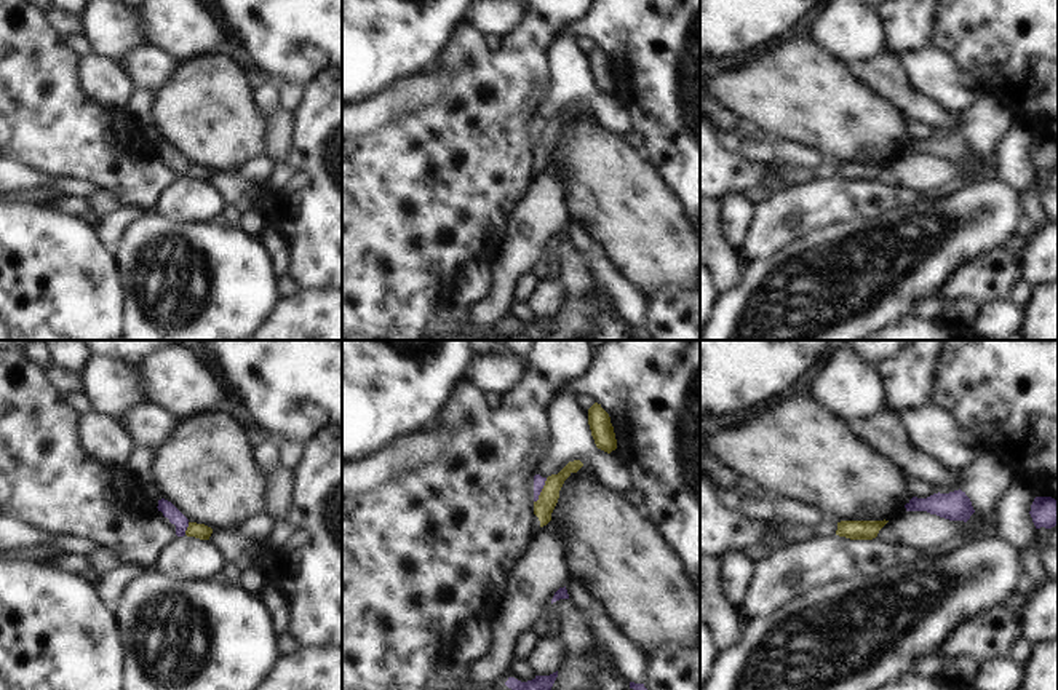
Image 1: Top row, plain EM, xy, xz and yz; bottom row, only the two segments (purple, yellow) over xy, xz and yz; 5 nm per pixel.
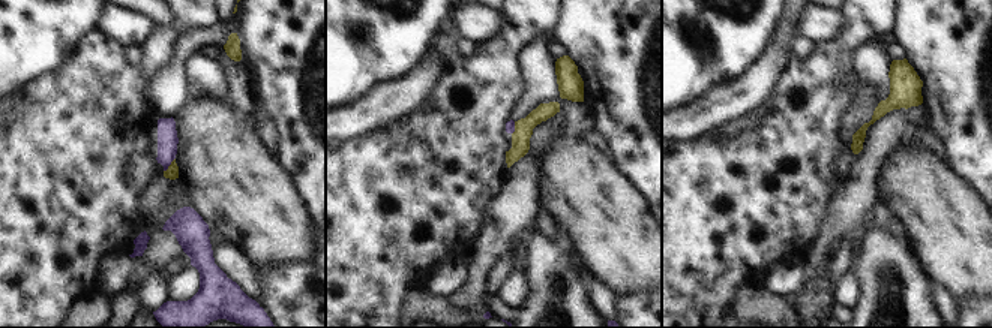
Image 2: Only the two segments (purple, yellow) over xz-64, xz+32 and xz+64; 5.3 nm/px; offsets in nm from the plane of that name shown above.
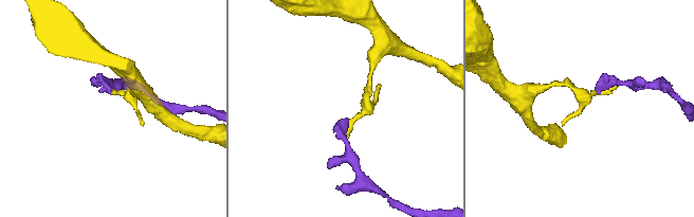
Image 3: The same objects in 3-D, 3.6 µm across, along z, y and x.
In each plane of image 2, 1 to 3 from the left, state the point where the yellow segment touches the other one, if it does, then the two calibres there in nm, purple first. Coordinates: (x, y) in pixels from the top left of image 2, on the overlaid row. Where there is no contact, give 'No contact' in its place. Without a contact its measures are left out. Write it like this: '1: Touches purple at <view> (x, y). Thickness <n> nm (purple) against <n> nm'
1: Touches purple at xz-64 (170, 164). Thickness 110 nm (purple) against 70 nm
2: Touches purple at xz+32 (514, 128). Thickness 50 nm (purple) against 100 nm
3: No contact.

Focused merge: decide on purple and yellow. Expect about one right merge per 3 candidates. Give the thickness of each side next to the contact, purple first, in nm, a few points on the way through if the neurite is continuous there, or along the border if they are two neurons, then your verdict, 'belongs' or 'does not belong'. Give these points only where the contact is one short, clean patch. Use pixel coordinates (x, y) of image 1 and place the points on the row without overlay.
calibres 60 and 100 nm; border xz (547, 120), (534, 144); does not belong

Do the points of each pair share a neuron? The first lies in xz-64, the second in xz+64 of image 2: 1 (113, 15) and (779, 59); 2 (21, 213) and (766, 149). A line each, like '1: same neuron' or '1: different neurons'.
1: different neurons
2: same neuron

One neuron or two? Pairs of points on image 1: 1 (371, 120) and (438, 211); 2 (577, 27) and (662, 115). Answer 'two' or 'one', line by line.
1: two
2: one

